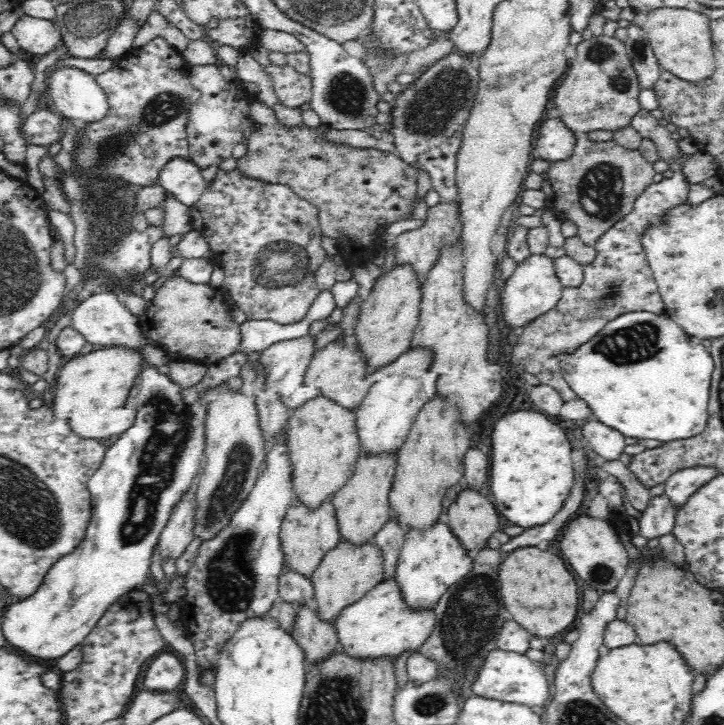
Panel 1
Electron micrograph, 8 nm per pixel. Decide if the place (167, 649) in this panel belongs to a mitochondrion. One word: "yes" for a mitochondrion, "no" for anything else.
no

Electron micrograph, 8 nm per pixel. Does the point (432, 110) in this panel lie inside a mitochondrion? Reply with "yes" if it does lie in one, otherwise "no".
yes

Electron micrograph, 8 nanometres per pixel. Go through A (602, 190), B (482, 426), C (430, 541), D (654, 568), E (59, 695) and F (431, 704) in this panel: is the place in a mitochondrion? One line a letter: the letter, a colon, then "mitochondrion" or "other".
A: mitochondrion
B: other
C: other
D: other
E: other
F: mitochondrion

